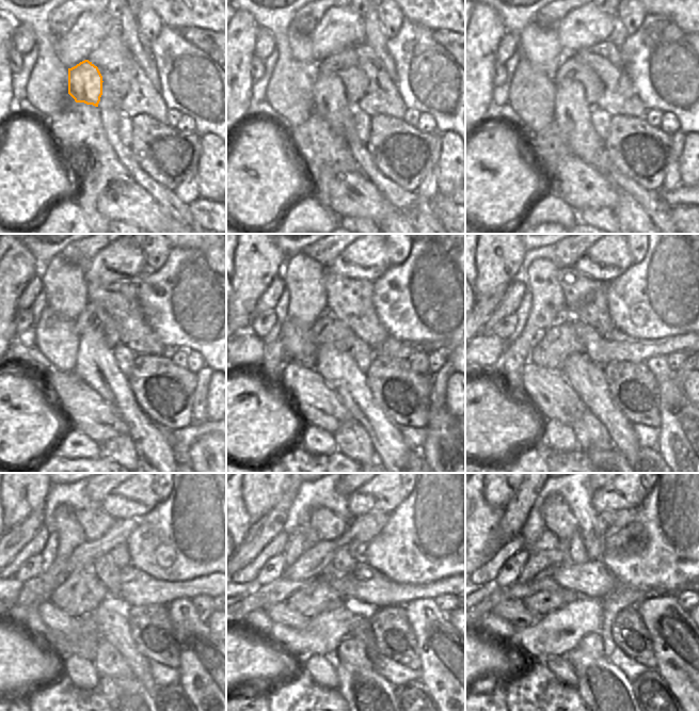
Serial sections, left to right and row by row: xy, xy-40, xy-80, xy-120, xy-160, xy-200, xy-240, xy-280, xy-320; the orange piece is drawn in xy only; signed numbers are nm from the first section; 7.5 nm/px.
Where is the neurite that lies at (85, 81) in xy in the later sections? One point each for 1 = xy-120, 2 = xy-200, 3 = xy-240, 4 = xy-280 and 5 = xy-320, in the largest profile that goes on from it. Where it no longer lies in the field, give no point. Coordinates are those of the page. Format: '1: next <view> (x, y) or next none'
1: next xy-120 (96, 365)
2: next xy-200 (587, 379)
3: next xy-240 (113, 626)
4: next xy-280 (362, 630)
5: next xy-320 (609, 645)

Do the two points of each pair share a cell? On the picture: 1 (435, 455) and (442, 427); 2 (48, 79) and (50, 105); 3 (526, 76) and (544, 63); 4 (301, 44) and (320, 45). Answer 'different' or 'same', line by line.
1: same
2: same
3: different
4: different

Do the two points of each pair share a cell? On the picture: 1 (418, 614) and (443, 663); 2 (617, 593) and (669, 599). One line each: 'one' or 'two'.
1: one
2: two

